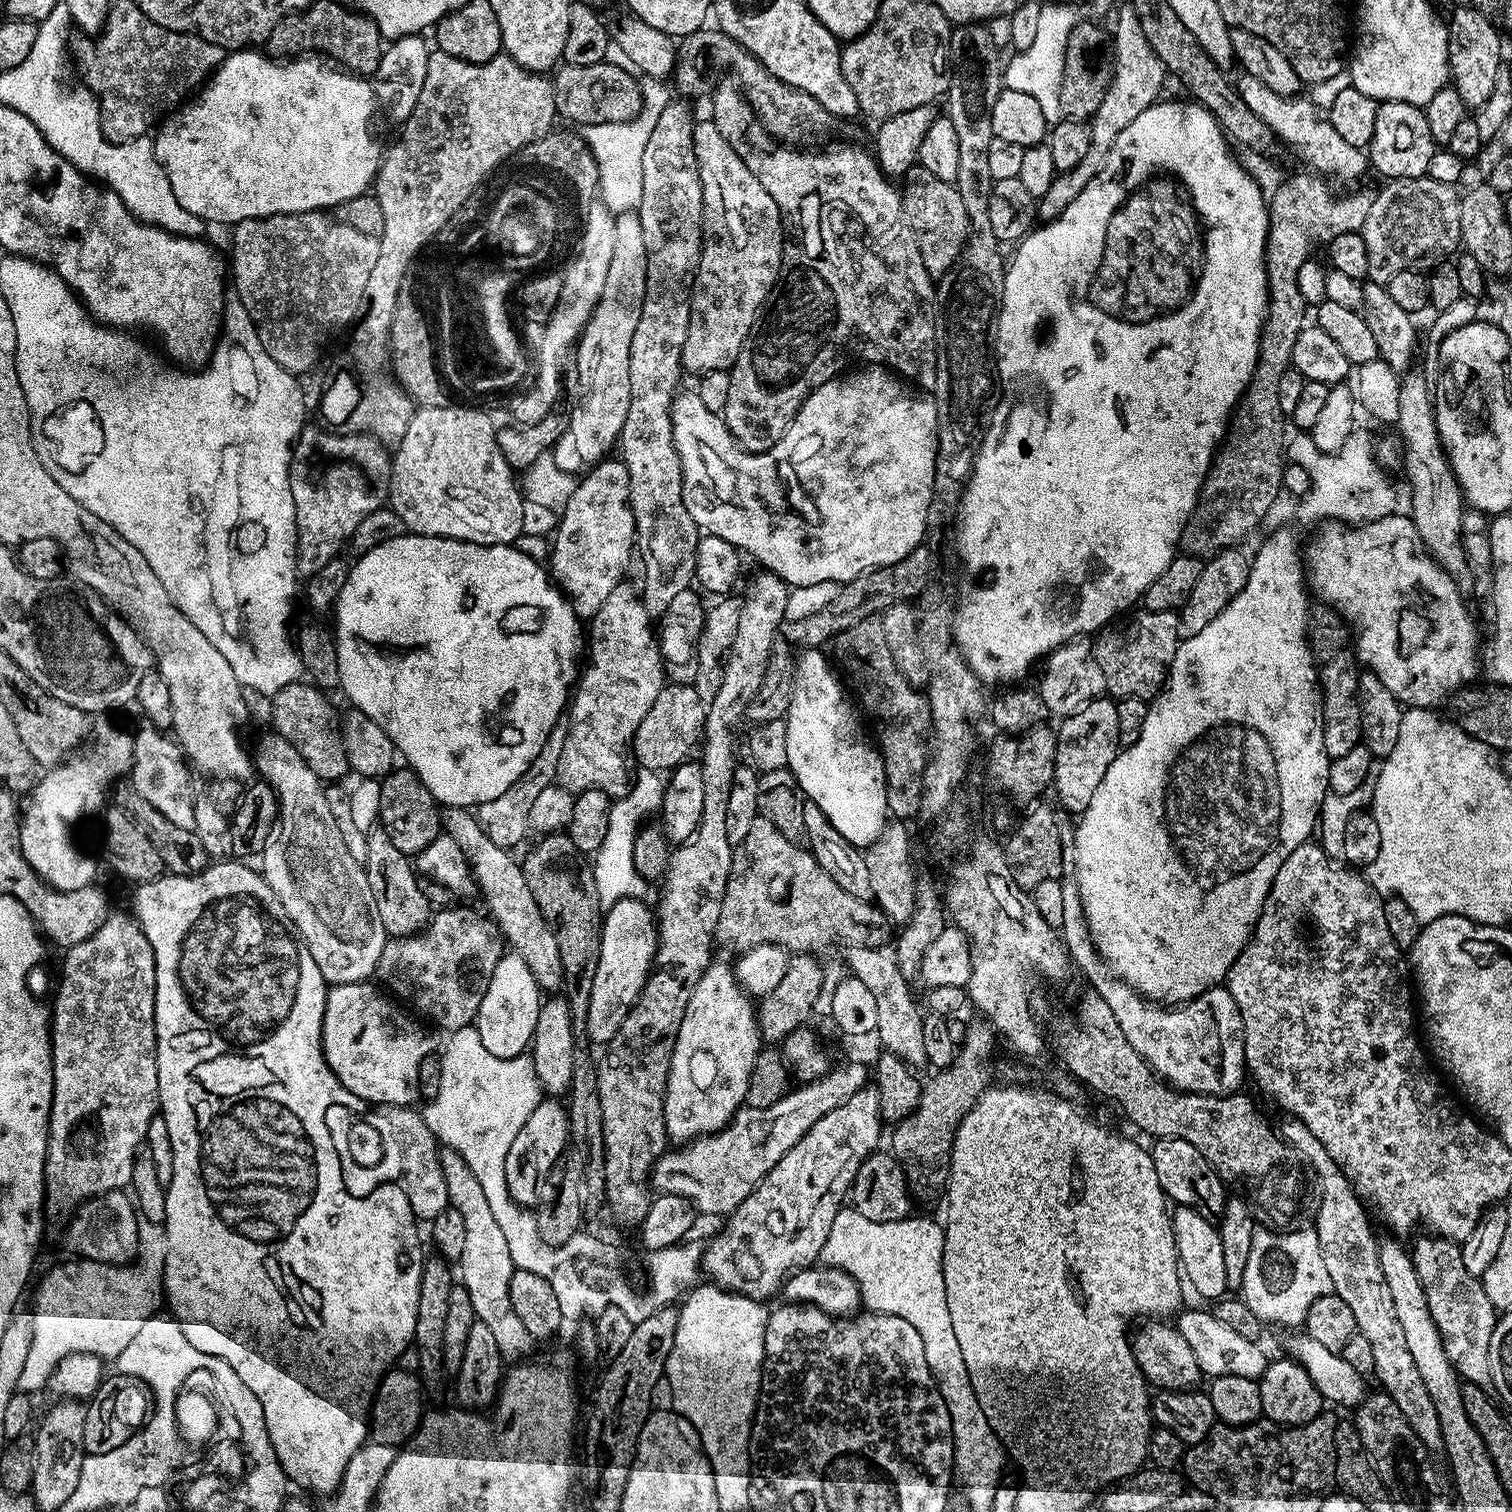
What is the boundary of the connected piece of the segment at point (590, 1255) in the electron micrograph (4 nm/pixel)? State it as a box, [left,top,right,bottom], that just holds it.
[422,1026,702,1322]

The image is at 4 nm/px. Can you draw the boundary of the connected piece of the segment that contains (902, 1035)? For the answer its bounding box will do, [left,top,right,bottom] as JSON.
[848,947,925,1066]

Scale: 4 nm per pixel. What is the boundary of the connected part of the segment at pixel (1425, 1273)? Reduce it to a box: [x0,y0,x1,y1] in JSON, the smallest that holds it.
[1410,1234,1498,1390]

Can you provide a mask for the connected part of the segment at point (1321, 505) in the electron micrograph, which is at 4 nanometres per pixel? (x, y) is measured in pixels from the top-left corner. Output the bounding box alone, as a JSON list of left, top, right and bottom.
[1285,429,1399,525]

